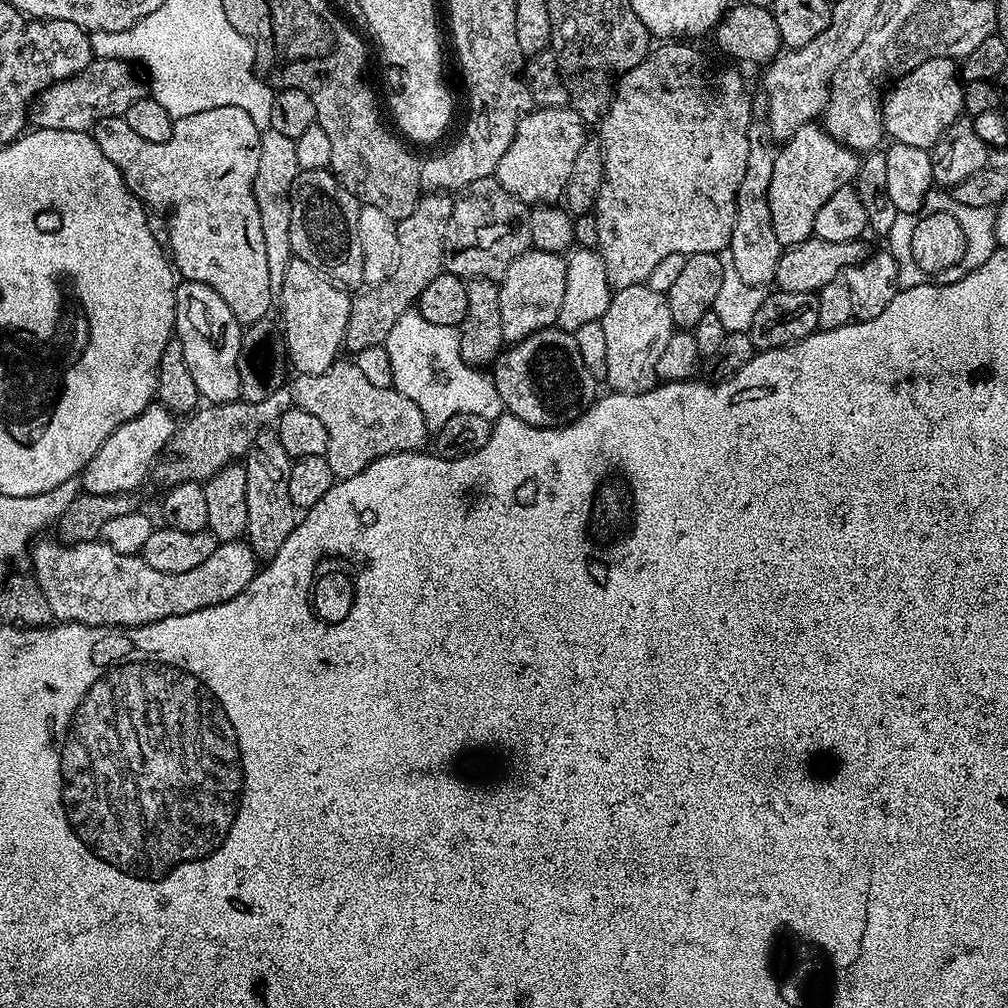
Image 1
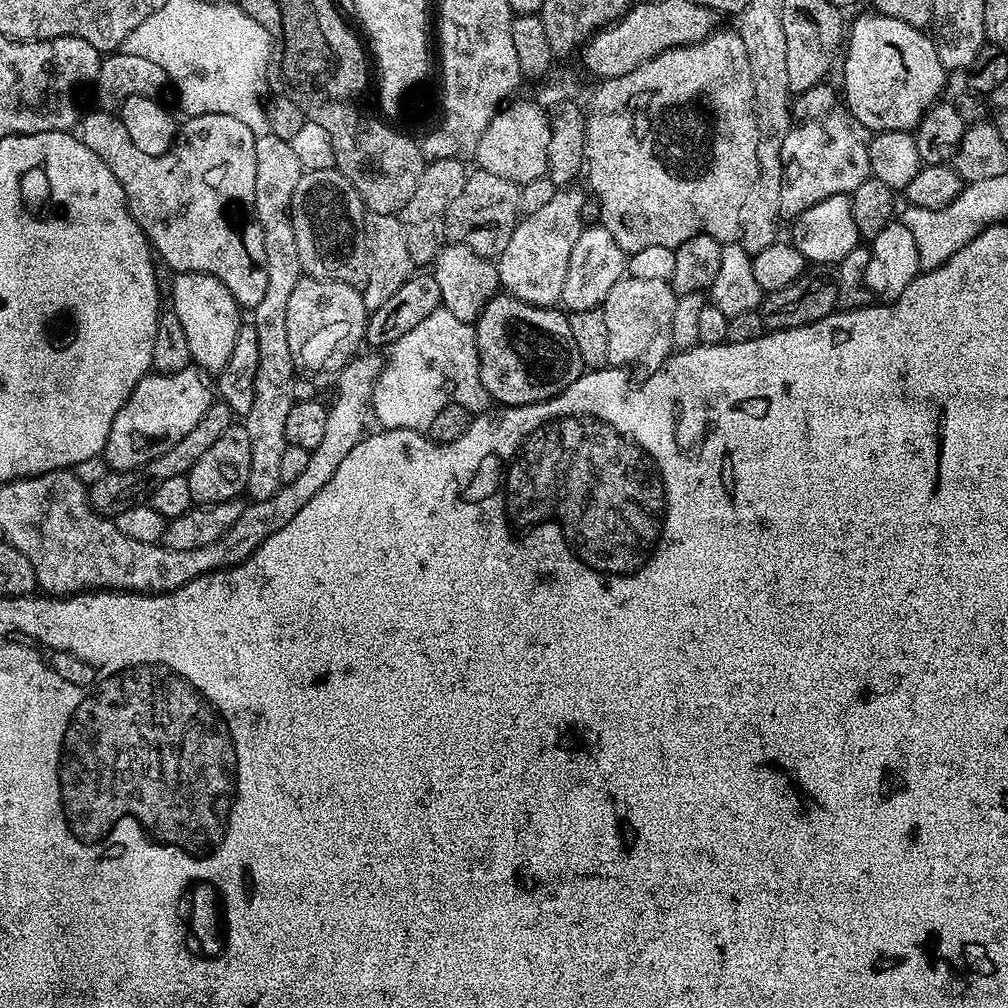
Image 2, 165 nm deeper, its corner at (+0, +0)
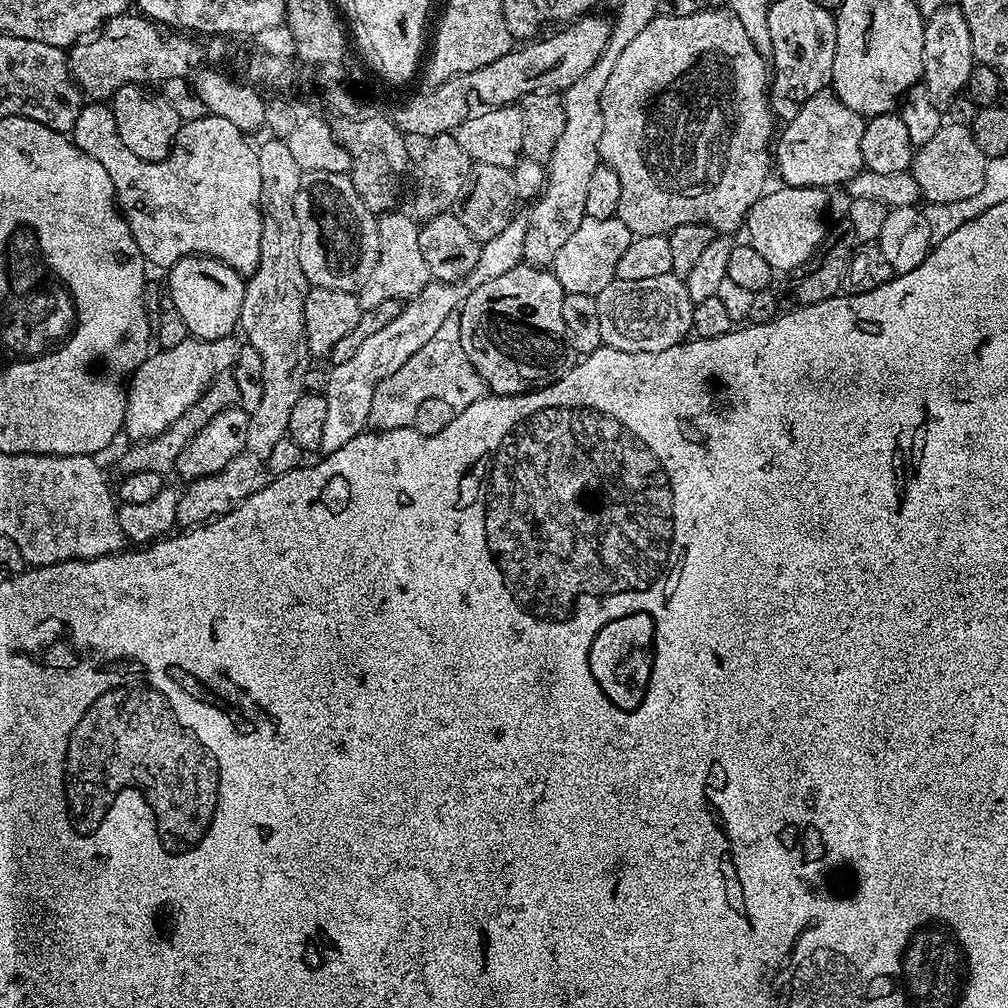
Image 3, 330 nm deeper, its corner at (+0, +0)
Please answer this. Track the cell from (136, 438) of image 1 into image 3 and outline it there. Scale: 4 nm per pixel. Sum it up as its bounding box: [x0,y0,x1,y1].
[122,335,242,442]

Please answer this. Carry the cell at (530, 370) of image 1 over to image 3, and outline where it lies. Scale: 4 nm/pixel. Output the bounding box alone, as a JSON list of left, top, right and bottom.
[458,262,572,396]

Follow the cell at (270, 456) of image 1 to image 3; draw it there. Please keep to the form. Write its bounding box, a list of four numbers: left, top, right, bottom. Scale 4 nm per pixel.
[239,138,310,458]

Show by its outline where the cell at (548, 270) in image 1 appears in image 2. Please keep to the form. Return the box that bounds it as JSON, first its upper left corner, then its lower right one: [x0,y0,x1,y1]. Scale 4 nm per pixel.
[495,186,585,308]

